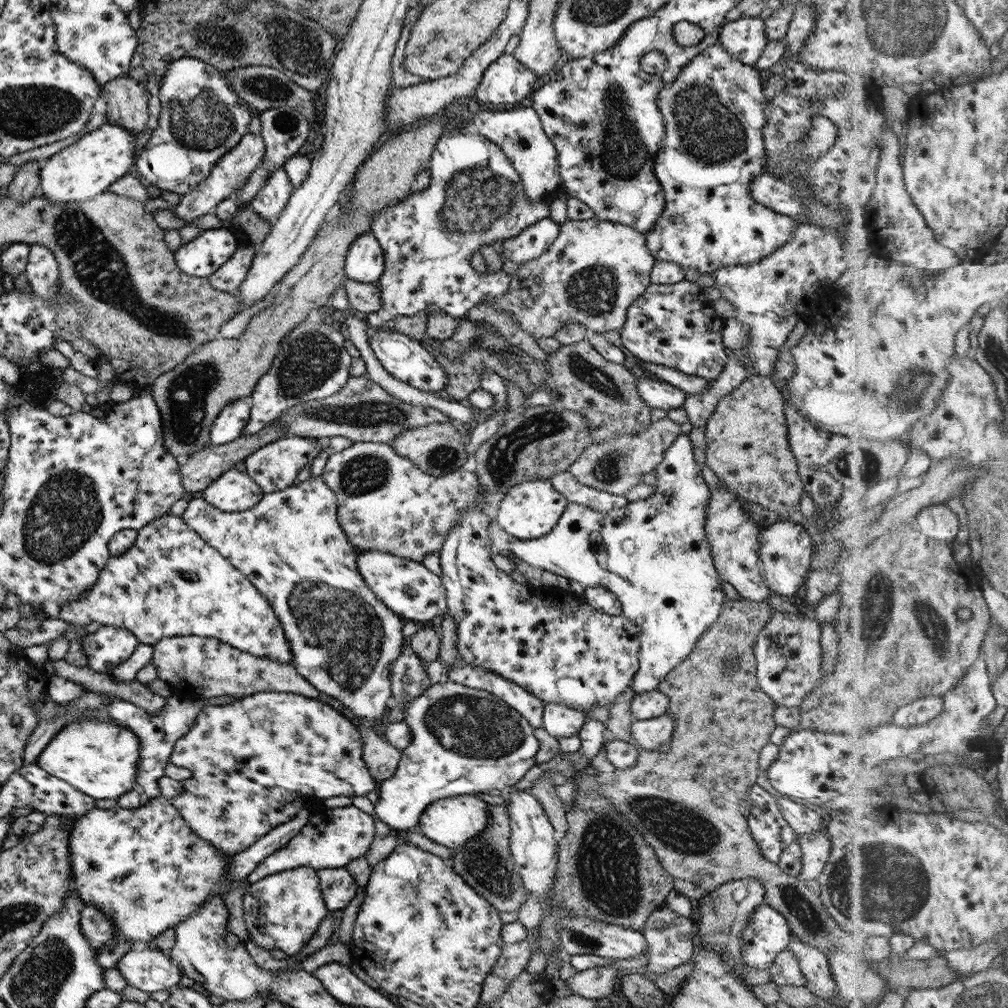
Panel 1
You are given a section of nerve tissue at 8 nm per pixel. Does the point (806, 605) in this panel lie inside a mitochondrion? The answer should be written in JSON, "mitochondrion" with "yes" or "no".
{"mitochondrion":"no"}

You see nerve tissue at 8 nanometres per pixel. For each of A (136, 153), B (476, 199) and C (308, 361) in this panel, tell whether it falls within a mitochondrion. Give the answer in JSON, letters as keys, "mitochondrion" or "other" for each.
{"A":"other","B":"mitochondrion","C":"mitochondrion"}

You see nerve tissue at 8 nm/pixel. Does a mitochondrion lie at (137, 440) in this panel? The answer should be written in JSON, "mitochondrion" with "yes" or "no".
{"mitochondrion":"no"}

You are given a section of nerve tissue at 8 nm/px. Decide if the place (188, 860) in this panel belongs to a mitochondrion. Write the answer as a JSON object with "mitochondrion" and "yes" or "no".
{"mitochondrion":"no"}

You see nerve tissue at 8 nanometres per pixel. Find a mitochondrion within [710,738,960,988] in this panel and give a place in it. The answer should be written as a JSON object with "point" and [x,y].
{"point":[891,876]}

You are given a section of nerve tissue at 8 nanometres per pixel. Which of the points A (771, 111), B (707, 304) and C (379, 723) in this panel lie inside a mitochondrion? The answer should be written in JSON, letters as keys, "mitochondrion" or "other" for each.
{"A":"other","B":"other","C":"other"}

